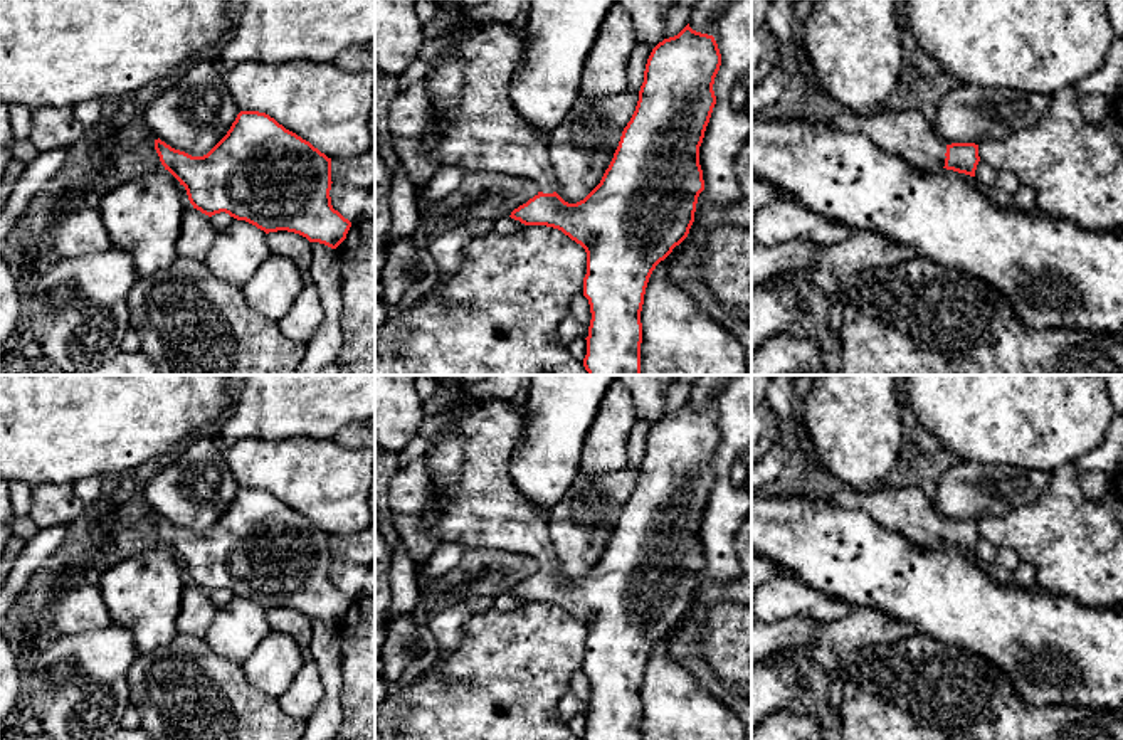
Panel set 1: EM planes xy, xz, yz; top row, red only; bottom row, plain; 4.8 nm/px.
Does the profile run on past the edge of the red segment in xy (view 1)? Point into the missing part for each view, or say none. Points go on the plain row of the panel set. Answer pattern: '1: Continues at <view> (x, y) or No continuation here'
1: No continuation here

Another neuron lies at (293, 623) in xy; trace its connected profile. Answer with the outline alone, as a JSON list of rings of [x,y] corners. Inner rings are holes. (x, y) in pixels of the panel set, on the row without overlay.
[[[269,609],[267,624],[271,631],[291,636],[301,648],[306,648],[313,636],[313,619],[294,609]]]

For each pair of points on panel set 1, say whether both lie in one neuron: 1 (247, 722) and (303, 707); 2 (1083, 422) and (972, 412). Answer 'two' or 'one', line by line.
1: two
2: one

